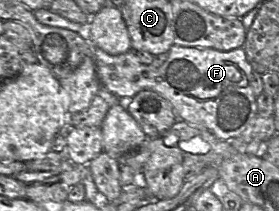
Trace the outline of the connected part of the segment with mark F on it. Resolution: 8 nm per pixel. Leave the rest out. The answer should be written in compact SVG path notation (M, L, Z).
M92 45L92 56L101 86L126 101L142 90L153 90L169 102L173 110L187 123L202 126L221 140L238 138L259 115L256 97L252 88L253 68L243 49L219 51L212 48L183 47L173 45L167 53L166 61L159 67L142 64L134 51L110 55Z

